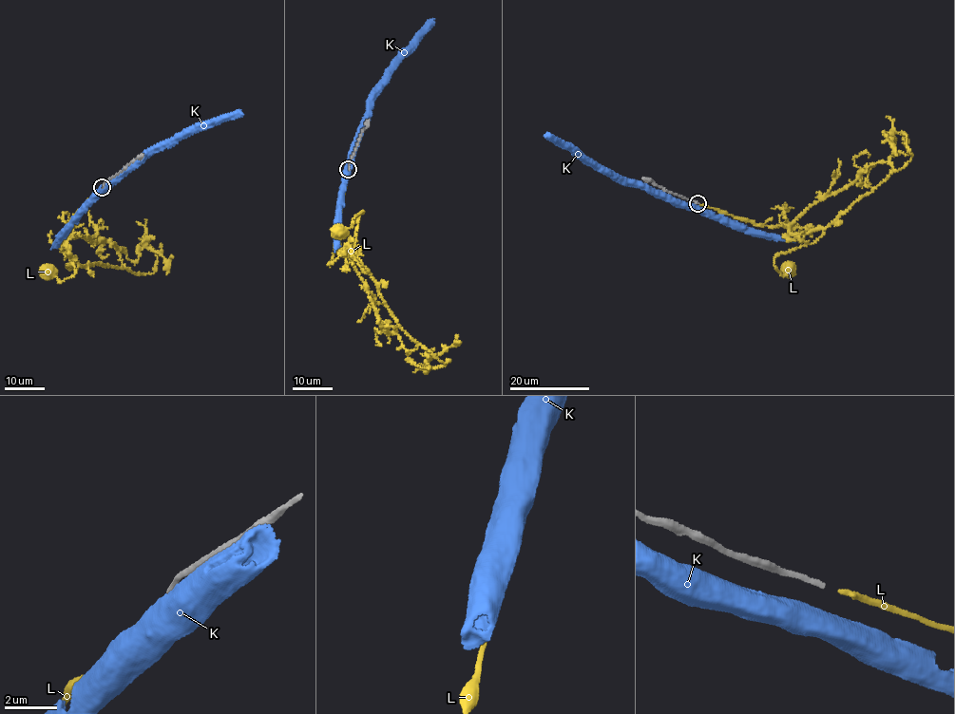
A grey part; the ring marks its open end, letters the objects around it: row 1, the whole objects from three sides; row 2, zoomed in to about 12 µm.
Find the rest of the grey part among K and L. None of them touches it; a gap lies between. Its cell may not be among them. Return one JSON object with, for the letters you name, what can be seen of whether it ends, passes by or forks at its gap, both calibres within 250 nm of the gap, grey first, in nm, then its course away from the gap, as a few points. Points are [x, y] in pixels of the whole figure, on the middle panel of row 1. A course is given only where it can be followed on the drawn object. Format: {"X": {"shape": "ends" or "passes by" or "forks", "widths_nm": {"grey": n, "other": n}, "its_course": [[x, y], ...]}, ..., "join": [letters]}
{"L": {"shape": "ends", "widths_nm": {"grey": 180, "other": 200}, "its_course": [[348, 171], [339, 247], [388, 331], [426, 370], [429, 356], [451, 346], [456, 333]]}, "join": ["L"]}

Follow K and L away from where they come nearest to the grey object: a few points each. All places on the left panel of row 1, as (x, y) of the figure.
K: (101, 189), (149, 149), (186, 131), (234, 114), (242, 114)
L: (101, 188), (70, 220), (66, 236), (111, 241), (136, 260), (144, 238), (163, 260), (172, 256)

